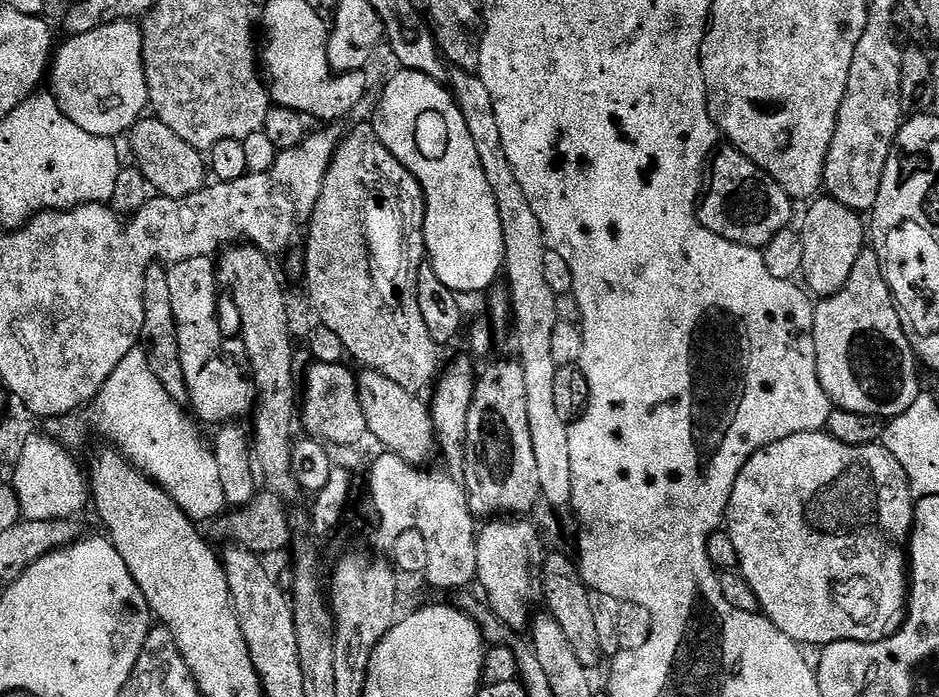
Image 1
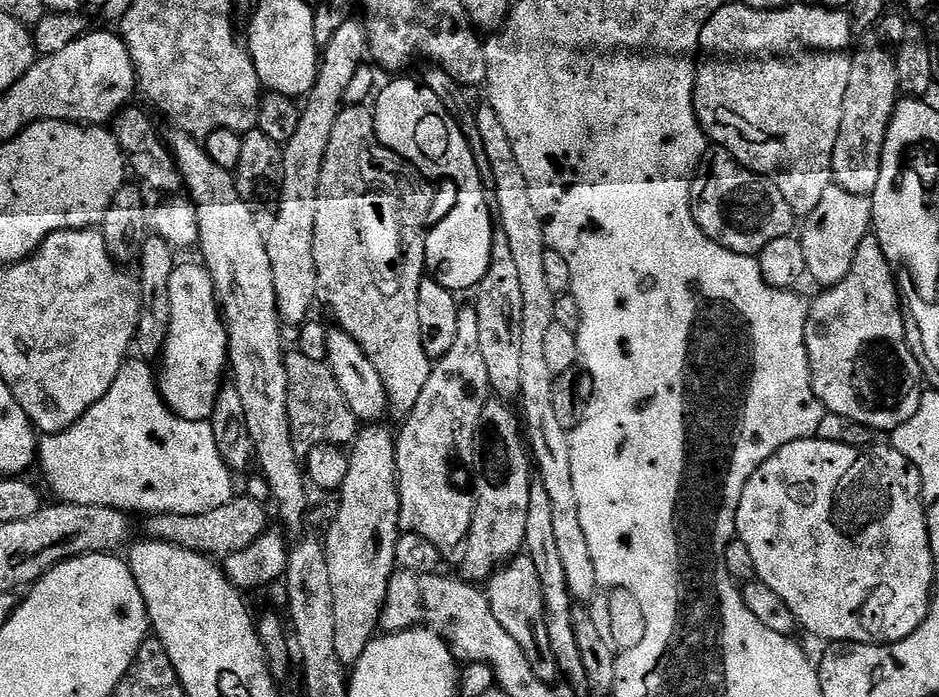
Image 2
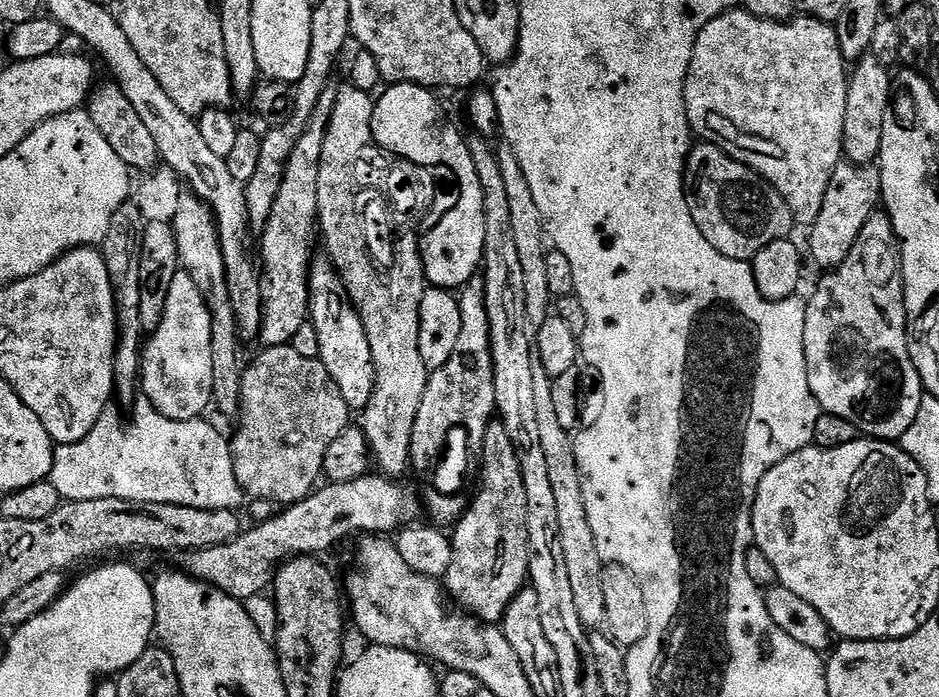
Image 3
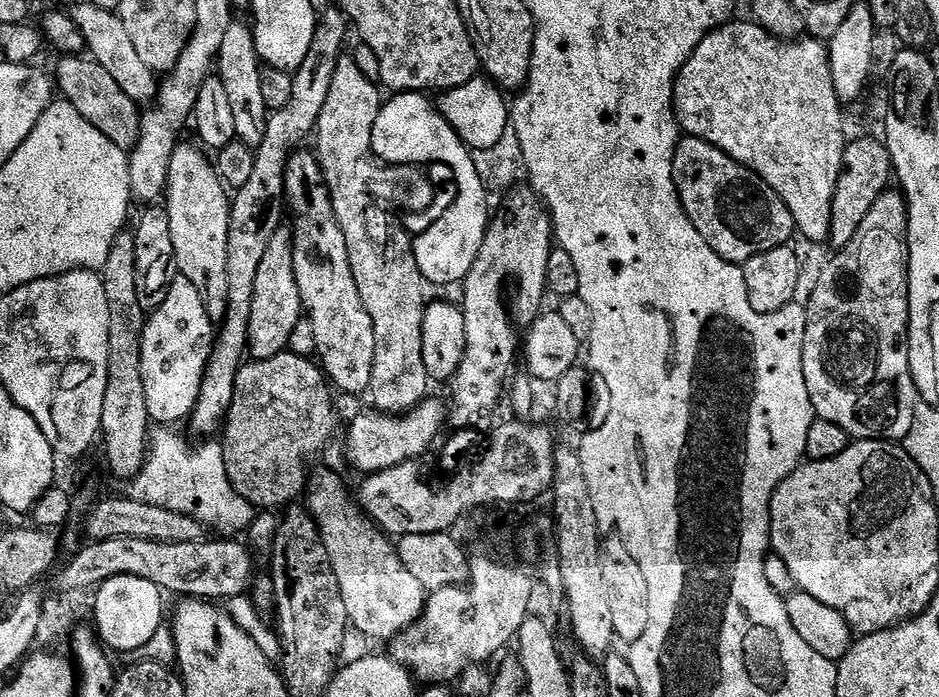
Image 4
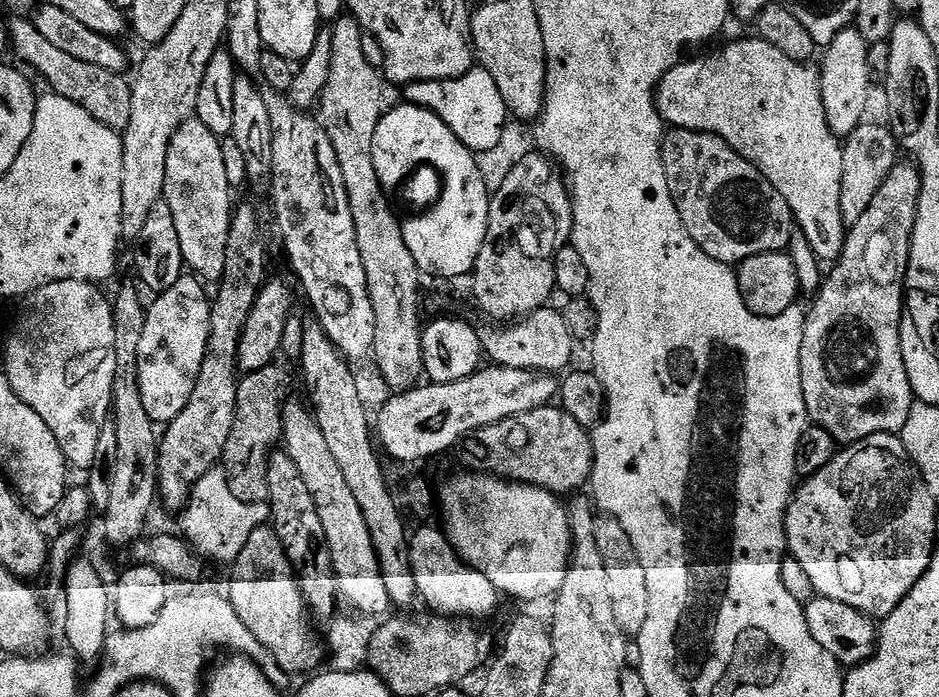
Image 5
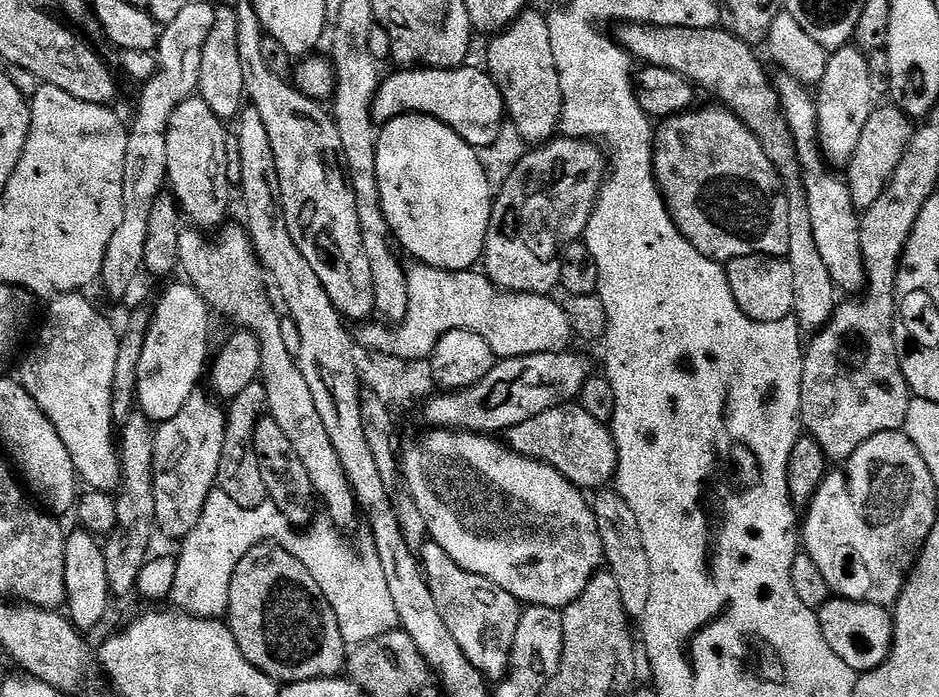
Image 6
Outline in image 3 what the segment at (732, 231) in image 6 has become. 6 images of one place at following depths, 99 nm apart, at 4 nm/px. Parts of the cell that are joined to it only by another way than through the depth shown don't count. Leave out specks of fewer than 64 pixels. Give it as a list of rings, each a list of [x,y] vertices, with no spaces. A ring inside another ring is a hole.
[[[697,143],[684,168],[684,193],[702,238],[726,254],[726,258],[752,261],[770,242],[789,239],[794,221],[790,206],[755,172],[742,162],[730,158],[718,146]]]

